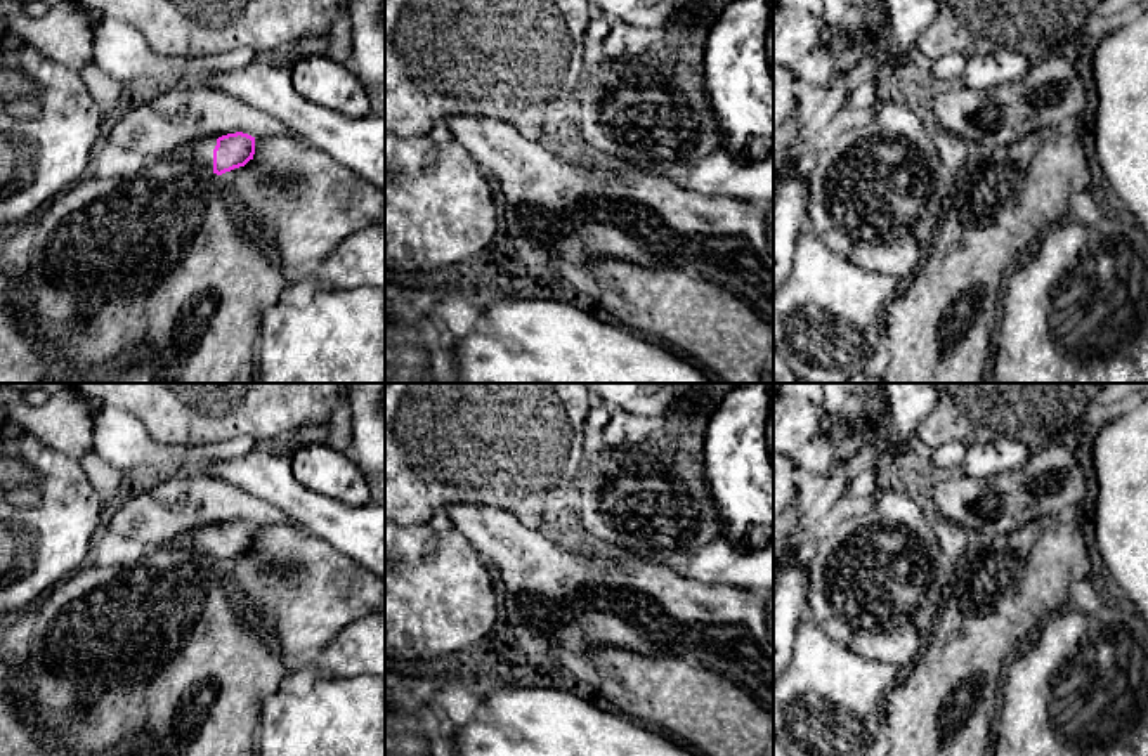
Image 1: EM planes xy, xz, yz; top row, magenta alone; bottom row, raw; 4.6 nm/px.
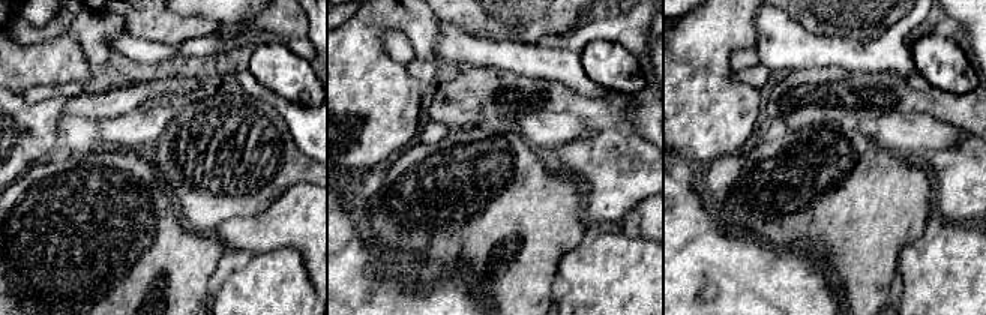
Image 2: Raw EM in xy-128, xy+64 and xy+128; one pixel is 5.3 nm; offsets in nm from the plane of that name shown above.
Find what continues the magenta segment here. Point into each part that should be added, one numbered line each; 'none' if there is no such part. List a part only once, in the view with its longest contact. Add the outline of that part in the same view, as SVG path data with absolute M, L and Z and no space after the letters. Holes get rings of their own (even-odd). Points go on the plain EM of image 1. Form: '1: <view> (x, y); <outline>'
1: xy (203, 540); M206 527L192 532L186 543L201 550L206 557L213 558L213 538L217 534L217 527Z

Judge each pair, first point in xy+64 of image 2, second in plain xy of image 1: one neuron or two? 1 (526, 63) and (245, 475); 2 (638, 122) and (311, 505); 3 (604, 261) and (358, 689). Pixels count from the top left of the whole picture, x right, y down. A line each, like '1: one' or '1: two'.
1: one
2: one
3: one

